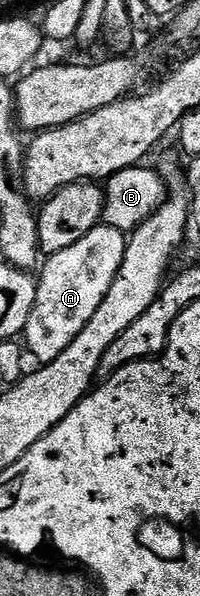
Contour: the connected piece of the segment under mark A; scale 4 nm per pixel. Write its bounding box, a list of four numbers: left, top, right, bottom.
[24,225,127,364]

